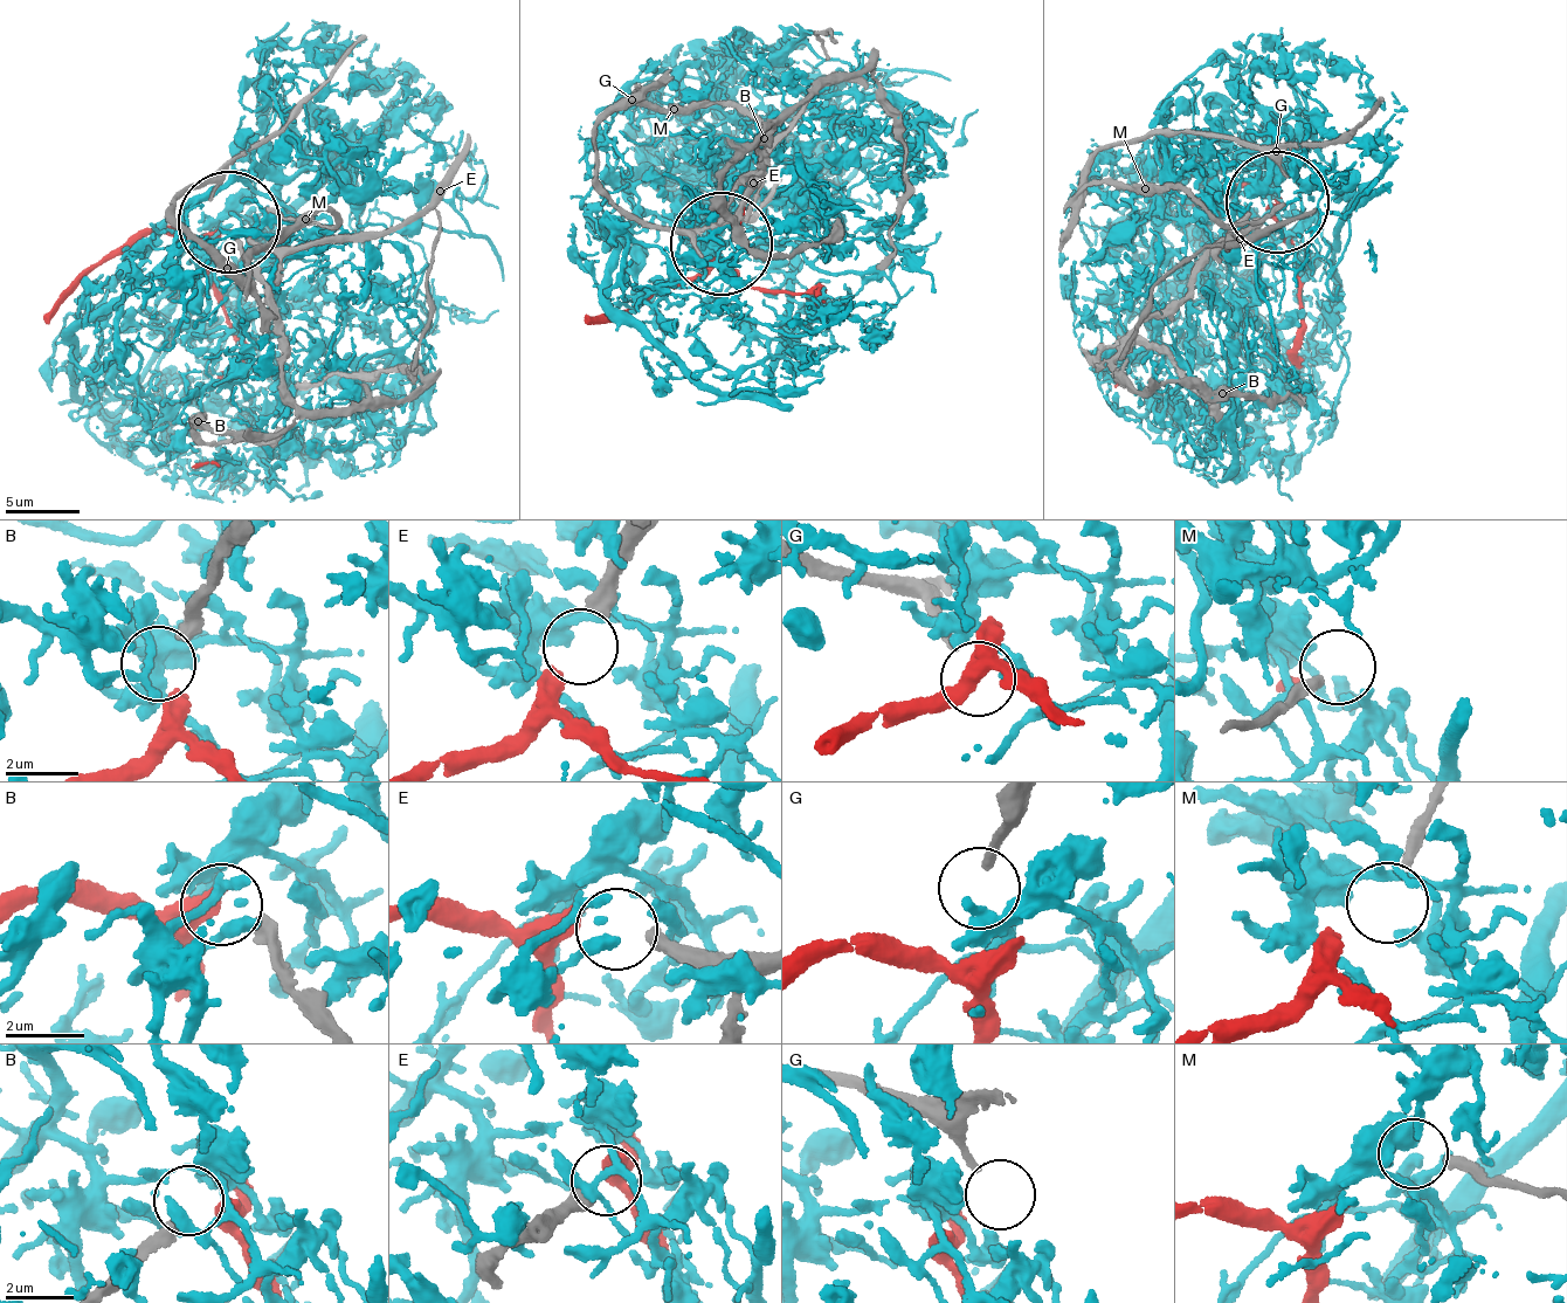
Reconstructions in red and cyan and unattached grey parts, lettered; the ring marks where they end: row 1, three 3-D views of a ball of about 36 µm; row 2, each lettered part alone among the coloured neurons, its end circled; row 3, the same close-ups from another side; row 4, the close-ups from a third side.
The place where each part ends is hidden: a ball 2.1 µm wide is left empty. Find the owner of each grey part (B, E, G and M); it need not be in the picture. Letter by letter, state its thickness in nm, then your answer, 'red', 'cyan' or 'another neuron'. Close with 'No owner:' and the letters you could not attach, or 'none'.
B: 380 nm | another neuron
E: 440 nm | red
G: 220 nm | another neuron
M: 300 nm | another neuron
No owner: B, G, M

